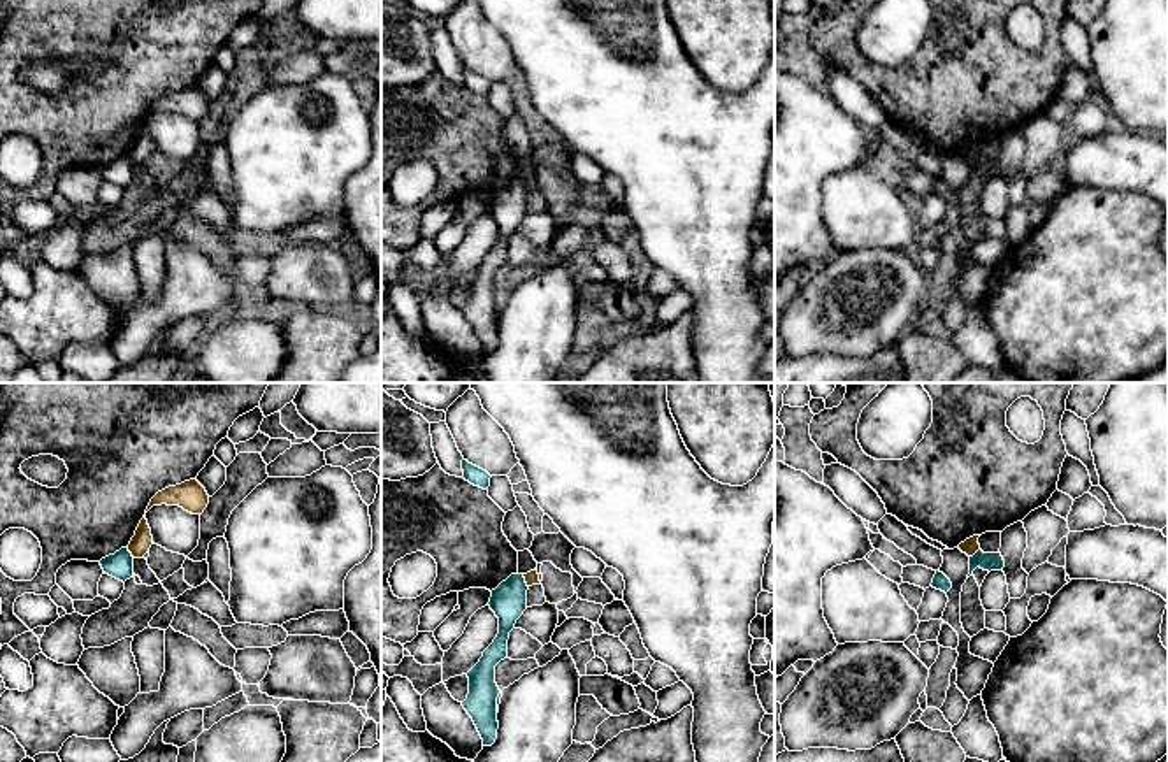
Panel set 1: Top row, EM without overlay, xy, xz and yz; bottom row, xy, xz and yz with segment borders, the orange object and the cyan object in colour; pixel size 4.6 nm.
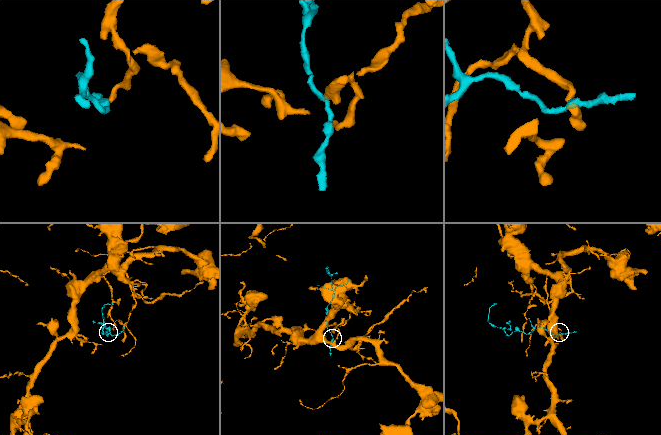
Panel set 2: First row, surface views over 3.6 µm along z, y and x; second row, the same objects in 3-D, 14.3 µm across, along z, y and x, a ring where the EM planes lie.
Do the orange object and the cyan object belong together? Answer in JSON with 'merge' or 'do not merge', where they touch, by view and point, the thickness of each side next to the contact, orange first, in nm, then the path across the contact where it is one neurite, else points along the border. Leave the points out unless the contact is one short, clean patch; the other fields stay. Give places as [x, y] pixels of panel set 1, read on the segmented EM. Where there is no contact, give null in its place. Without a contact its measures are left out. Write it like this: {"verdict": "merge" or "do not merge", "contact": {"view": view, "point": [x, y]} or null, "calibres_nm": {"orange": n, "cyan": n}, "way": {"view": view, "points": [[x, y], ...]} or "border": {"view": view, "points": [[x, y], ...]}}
{"verdict": "do not merge", "contact": {"view": "xz", "point": [526, 582]}, "calibres_nm": {"orange": 60, "cyan": 170}, "border": {"view": "xz", "points": [[522, 575], [527, 587]]}}

